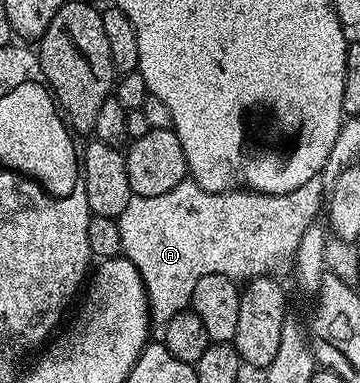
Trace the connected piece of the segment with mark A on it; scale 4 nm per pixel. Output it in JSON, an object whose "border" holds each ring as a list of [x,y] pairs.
{"border":[[[322,177],[293,188],[284,194],[257,194],[246,188],[209,192],[201,184],[190,180],[177,184],[170,192],[161,196],[133,196],[125,204],[125,212],[118,216],[121,228],[122,257],[130,260],[137,268],[147,289],[147,303],[151,305],[151,321],[163,327],[177,312],[188,309],[193,288],[201,276],[216,274],[229,276],[243,284],[252,278],[270,275],[282,262],[290,263],[305,228],[316,225],[315,218],[325,206],[325,187]]]}

